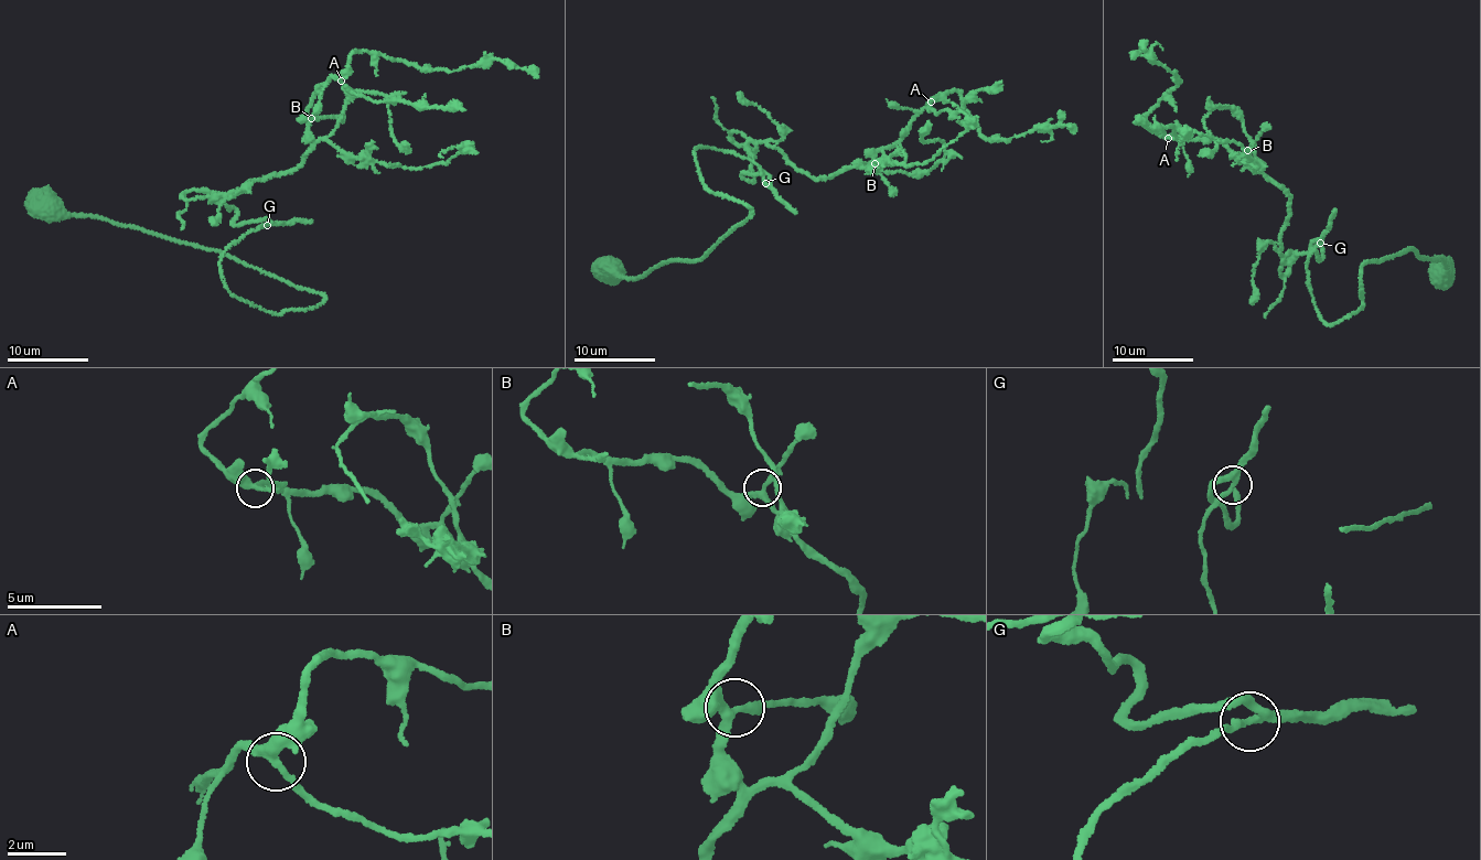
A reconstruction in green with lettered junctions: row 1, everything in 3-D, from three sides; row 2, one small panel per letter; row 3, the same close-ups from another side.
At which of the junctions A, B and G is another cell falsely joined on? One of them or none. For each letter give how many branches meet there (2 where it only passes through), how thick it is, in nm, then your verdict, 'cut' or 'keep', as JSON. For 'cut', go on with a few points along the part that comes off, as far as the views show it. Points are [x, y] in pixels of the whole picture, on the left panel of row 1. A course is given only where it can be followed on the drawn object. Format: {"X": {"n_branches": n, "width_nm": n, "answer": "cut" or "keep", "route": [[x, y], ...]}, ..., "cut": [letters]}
{"A": {"n_branches": 3, "width_nm": 320, "answer": "keep"}, "B": {"n_branches": 3, "width_nm": 260, "answer": "keep"}, "G": {"n_branches": 3, "width_nm": 180, "answer": "keep"}, "cut": []}

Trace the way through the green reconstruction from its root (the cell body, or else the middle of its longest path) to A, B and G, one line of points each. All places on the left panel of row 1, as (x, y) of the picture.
A: (46, 203), (311, 309), (229, 291), (263, 225), (217, 199), (302, 164), (341, 81)
B: (46, 203), (309, 310), (229, 291), (263, 225), (217, 199), (302, 164), (311, 118)
G: (46, 203), (219, 249), (313, 289), (323, 302), (272, 313), (229, 291), (219, 259), (229, 246), (267, 225)

